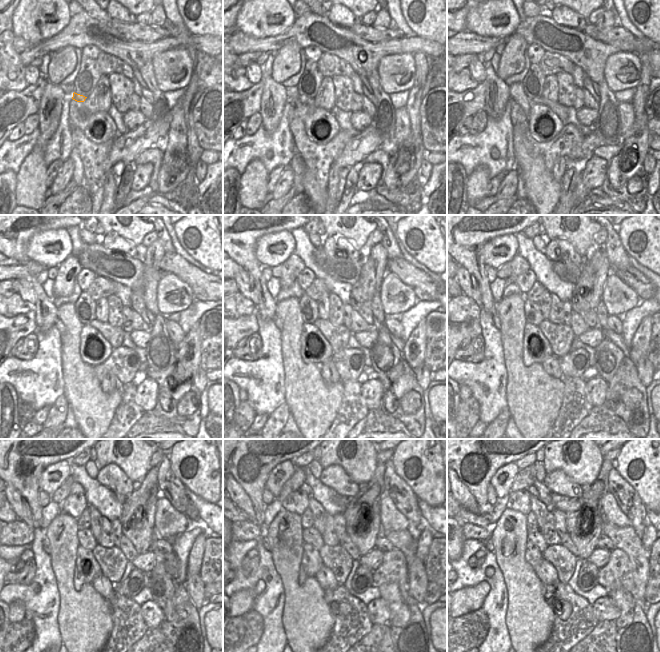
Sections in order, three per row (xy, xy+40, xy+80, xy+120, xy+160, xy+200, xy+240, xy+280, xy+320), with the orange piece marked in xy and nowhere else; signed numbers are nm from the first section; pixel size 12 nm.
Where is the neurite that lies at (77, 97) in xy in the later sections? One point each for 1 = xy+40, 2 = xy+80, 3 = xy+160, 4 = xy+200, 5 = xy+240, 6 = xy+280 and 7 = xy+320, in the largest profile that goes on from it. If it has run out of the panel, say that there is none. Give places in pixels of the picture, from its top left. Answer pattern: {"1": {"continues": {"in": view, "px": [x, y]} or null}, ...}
{"1": {"continues": {"in": "xy+40", "px": [301, 98]}}, "2": {"continues": {"in": "xy+80", "px": [561, 111]}}, "3": {"continues": {"in": "xy+160", "px": [338, 336]}}, "4": {"continues": {"in": "xy+200", "px": [560, 336]}}, "5": {"continues": {"in": "xy+240", "px": [112, 561]}}, "6": {"continues": {"in": "xy+280", "px": [336, 558]}}, "7": {"continues": {"in": "xy+320", "px": [564, 562]}}}

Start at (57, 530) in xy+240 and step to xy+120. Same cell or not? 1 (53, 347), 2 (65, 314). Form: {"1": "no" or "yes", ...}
{"1": "no", "2": "yes"}

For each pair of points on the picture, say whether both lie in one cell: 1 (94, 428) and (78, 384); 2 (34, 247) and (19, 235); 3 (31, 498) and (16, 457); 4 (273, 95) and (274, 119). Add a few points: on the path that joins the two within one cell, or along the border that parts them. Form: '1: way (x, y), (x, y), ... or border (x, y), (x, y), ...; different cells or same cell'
1: way (93, 417), (93, 409), (85, 395); same cell
2: border (48, 229), (29, 239), (29, 259); different cells
3: way (23, 488), (22, 482), (14, 473), (14, 467); same cell
4: way (273, 101), (274, 113); same cell

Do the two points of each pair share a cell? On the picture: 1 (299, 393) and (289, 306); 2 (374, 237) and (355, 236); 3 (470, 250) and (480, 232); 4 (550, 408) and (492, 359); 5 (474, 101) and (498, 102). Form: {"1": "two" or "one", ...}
{"1": "one", "2": "two", "3": "one", "4": "two", "5": "two"}

